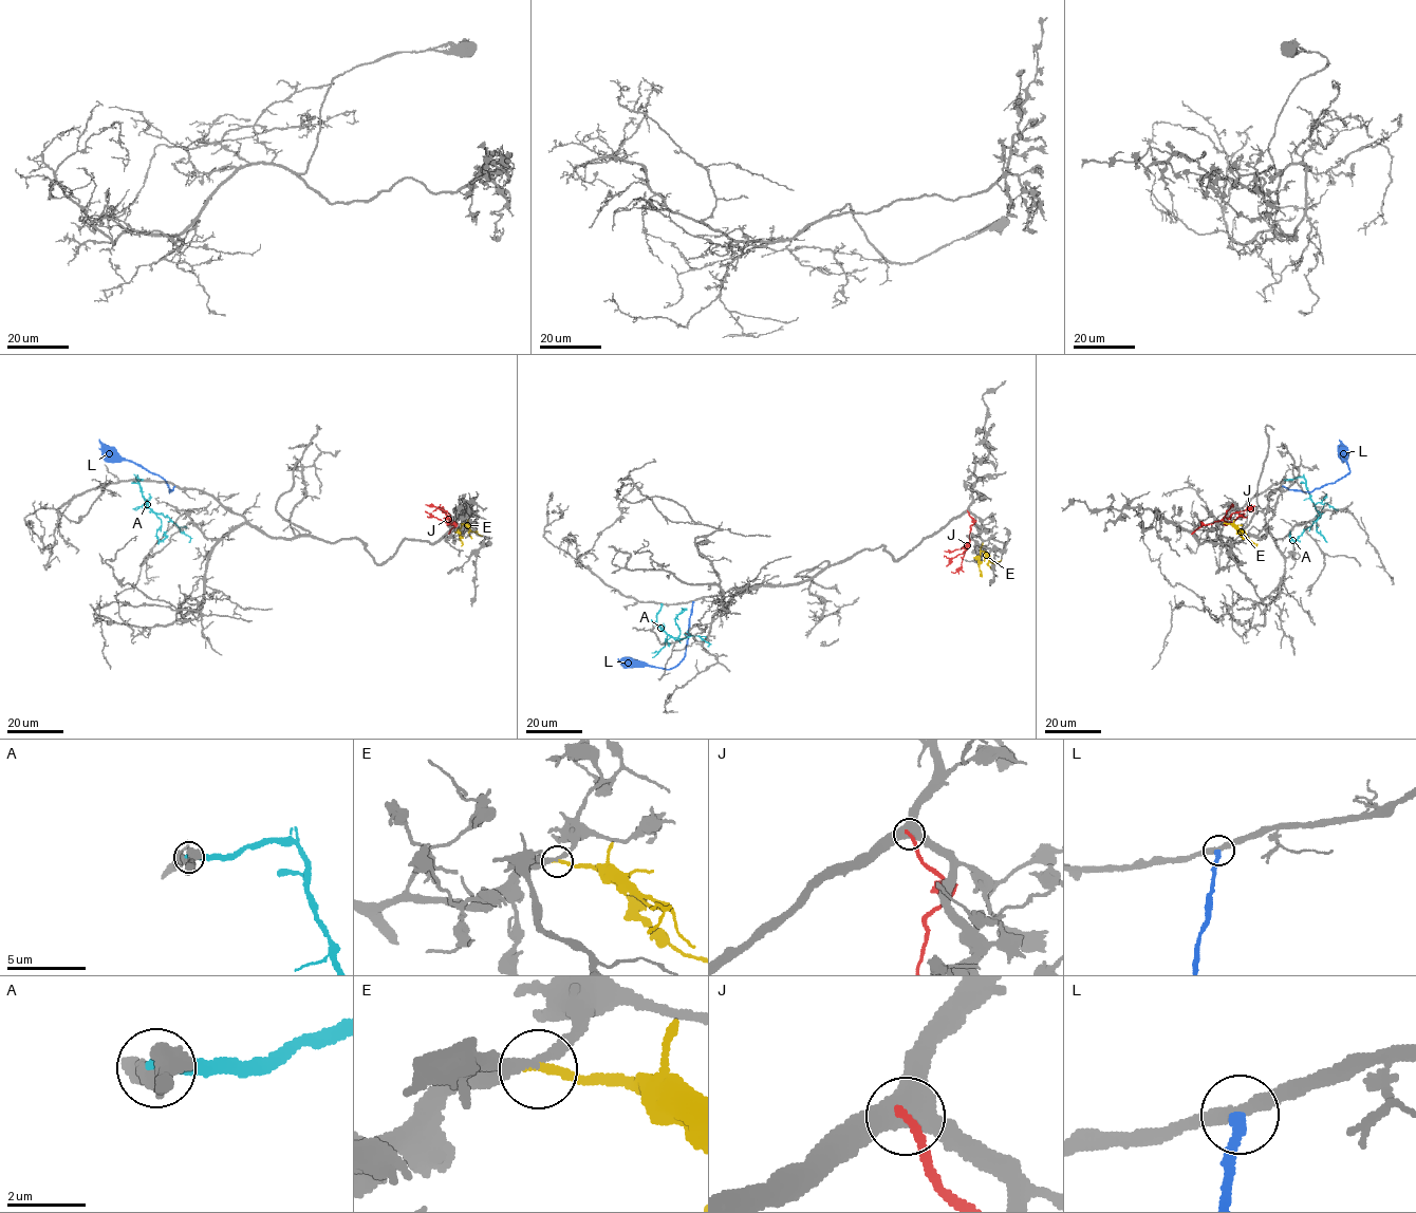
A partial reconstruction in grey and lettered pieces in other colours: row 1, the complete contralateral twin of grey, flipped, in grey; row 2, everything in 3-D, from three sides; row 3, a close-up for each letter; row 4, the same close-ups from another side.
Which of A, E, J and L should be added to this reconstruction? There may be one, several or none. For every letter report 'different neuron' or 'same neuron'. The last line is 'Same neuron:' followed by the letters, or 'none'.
A: different neuron
E: same neuron
J: different neuron
L: different neuron
Same neuron: E

